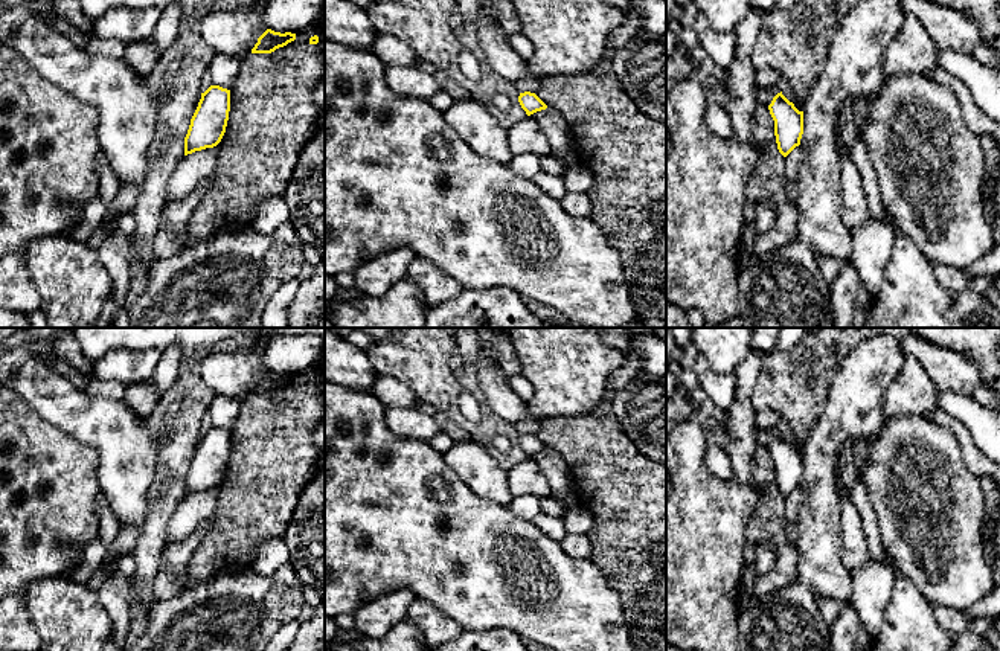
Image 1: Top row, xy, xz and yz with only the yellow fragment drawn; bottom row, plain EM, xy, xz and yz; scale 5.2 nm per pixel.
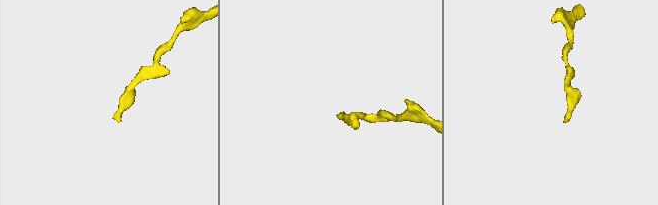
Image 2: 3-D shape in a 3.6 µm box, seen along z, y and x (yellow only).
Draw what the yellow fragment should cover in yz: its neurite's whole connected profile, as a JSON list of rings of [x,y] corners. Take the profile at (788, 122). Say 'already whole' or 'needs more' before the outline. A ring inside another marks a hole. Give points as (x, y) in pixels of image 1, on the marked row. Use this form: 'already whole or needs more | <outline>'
already whole | [[[782,91],[777,93],[768,105],[774,120],[774,136],[779,152],[787,157],[800,145],[803,134],[803,111],[799,111]]]

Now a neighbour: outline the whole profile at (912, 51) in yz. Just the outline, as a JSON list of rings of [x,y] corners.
[[[907,12],[899,34],[887,46],[883,56],[884,79],[895,75],[921,75],[941,69],[936,46],[919,18]]]

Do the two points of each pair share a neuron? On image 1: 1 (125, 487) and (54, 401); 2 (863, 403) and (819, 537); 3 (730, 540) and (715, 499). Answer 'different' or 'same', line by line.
1: same
2: same
3: same

